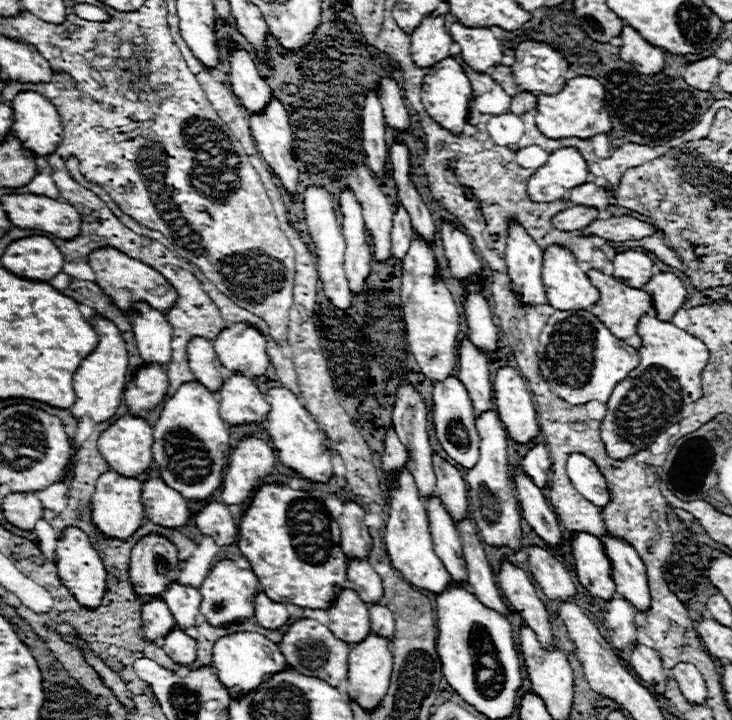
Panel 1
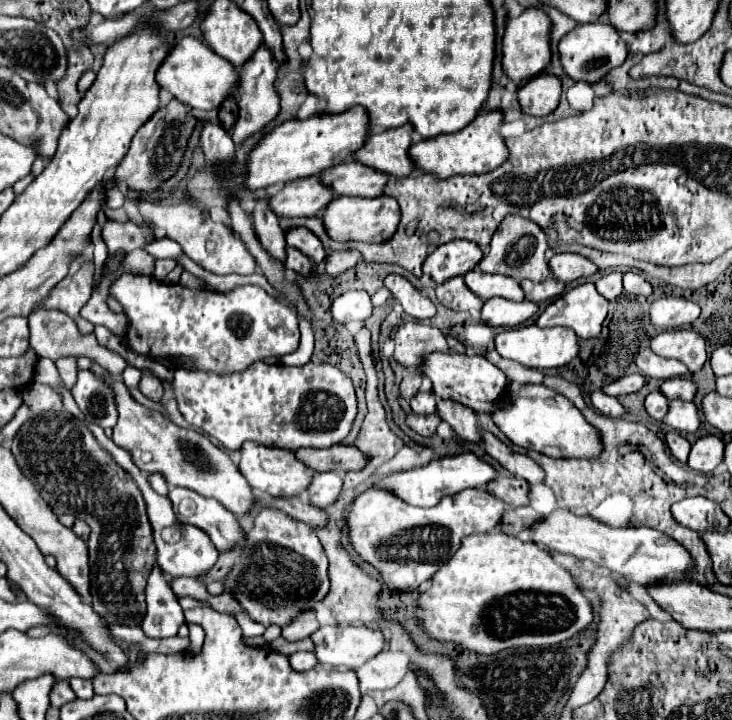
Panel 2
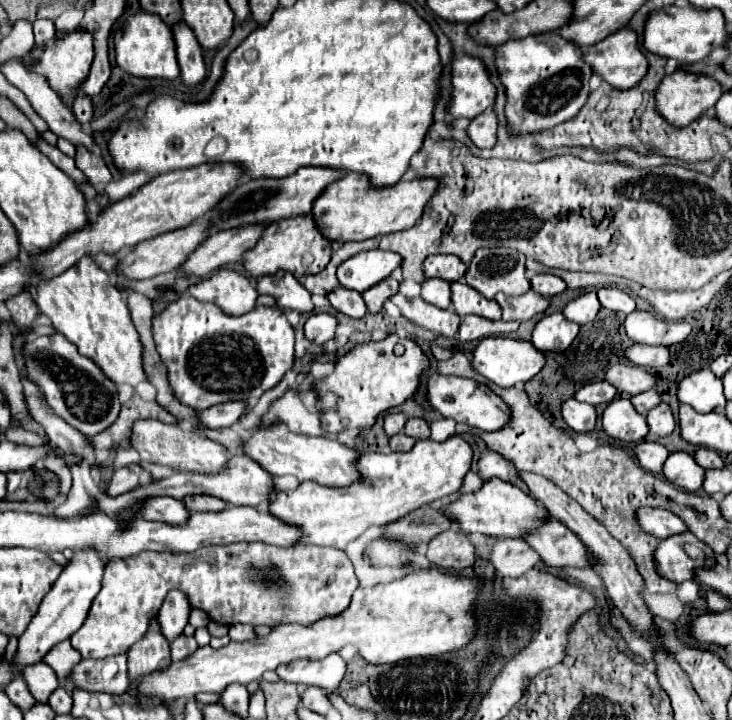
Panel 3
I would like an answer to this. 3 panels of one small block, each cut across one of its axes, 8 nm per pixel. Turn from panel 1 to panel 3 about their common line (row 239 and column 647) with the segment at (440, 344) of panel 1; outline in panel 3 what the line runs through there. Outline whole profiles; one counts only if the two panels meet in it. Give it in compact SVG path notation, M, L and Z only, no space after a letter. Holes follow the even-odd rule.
M660 404L656 408L652 408L648 414L646 414L646 420L648 420L648 426L650 426L650 432L652 434L658 434L658 436L668 436L672 434L674 426L676 426L676 420L672 416L672 410L668 404Z

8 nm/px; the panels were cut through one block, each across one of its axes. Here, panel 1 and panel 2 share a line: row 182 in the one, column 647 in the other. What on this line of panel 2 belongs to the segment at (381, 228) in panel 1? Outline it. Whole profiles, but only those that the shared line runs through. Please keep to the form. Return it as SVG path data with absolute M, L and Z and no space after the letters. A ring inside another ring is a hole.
M642 348L638 352L636 366L644 378L668 380L668 378L682 378L688 374L688 368L682 362L656 356L650 348Z

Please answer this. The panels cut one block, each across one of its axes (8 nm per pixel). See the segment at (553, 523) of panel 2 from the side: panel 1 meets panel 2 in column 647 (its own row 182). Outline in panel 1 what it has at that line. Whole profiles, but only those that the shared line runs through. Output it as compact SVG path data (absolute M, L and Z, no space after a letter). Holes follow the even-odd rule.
M576 148L554 150L546 164L528 180L528 196L534 202L562 200L570 188L586 184L588 166Z

